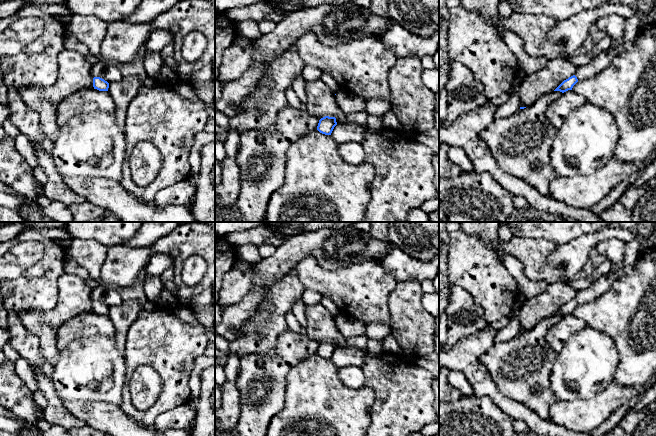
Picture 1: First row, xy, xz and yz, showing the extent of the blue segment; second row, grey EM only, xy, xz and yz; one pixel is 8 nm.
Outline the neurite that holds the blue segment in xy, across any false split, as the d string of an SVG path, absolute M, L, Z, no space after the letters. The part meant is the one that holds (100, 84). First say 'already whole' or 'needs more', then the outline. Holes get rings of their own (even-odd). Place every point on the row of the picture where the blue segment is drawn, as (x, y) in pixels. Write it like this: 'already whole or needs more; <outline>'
already whole; M94 77L93 87L99 91L108 91L109 83L100 77Z

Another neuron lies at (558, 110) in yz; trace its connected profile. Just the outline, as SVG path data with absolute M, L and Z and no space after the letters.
M568 90L557 97L546 110L546 116L549 121L559 129L568 114L584 105L586 102L585 97L577 94L573 90Z

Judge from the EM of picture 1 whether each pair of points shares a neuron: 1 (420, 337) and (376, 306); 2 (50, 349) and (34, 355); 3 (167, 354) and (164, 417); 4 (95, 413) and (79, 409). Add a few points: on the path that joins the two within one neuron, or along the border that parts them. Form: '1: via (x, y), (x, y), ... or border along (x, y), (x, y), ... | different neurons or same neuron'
1: border along (390, 292), (388, 307), (391, 325) | different neurons
2: border along (29, 332), (37, 338), (41, 355), (53, 366) | different neurons
3: border along (185, 403), (162, 411), (156, 417), (153, 425) | different neurons
4: via (91, 412), (83, 410) | same neuron

